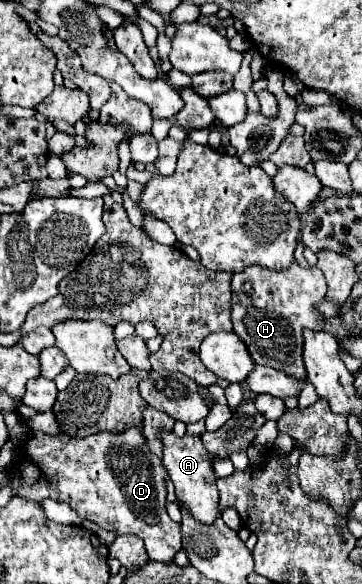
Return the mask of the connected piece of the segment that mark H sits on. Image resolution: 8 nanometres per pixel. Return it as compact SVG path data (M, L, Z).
M294 263L286 271L270 271L262 265L250 265L232 277L232 331L244 341L250 357L256 365L274 367L296 381L306 379L306 367L302 363L302 331L322 331L326 317L314 309L316 303L326 299L326 279L318 267L300 267Z

